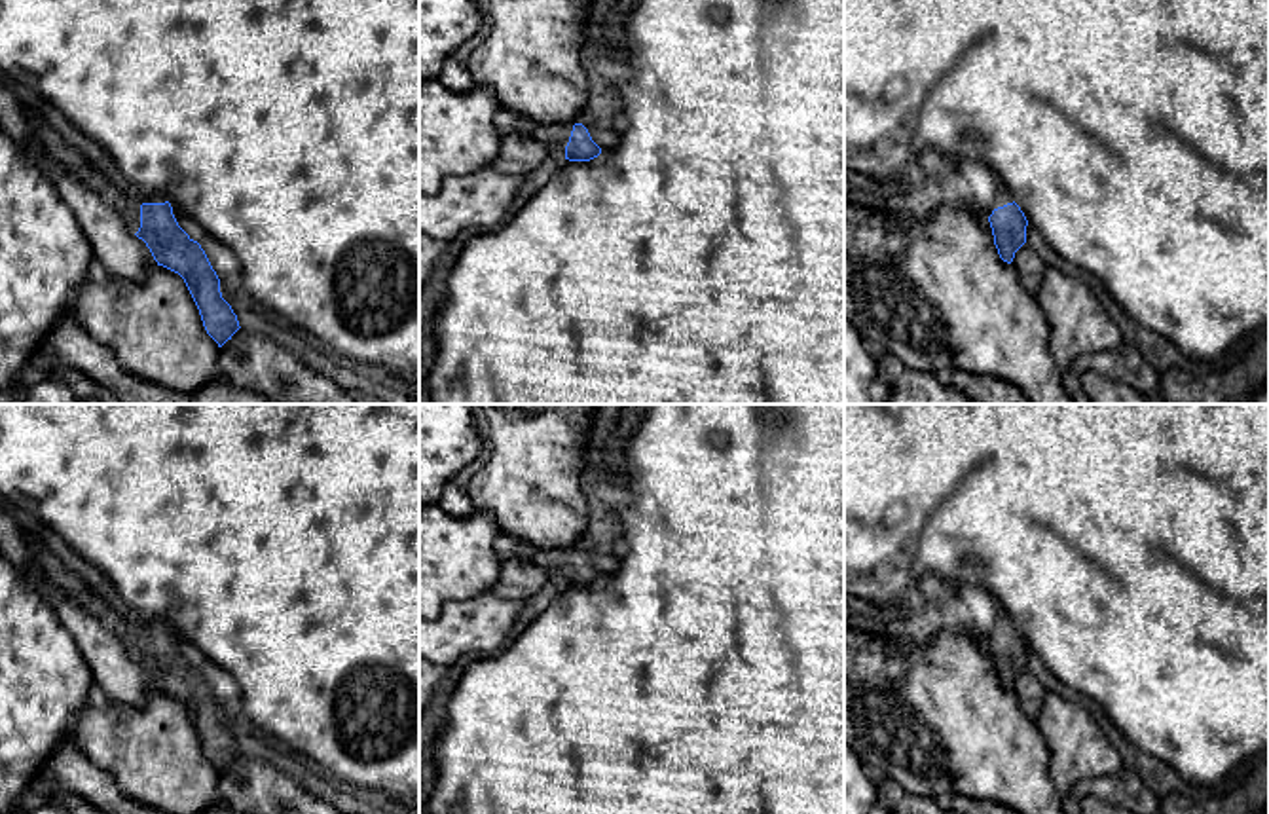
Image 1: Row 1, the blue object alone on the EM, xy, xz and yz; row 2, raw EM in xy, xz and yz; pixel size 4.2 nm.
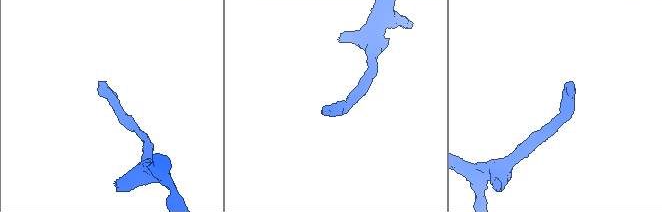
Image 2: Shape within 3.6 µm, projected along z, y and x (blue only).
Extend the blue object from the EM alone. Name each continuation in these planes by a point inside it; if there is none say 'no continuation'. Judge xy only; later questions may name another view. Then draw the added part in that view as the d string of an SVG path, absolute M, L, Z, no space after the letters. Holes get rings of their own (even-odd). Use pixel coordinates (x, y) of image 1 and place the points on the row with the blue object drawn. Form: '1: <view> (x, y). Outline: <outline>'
1: xy (54, 145). Outline: M25 106L23 108L27 118L32 123L34 135L42 144L42 152L57 161L63 163L74 176L78 176L87 186L99 186L108 201L112 201L121 216L125 226L131 233L137 233L140 228L140 205L142 203L165 203L163 195L142 197L133 192L116 192L114 188L99 182L99 171L95 171L89 161L44 120L42 112Z

